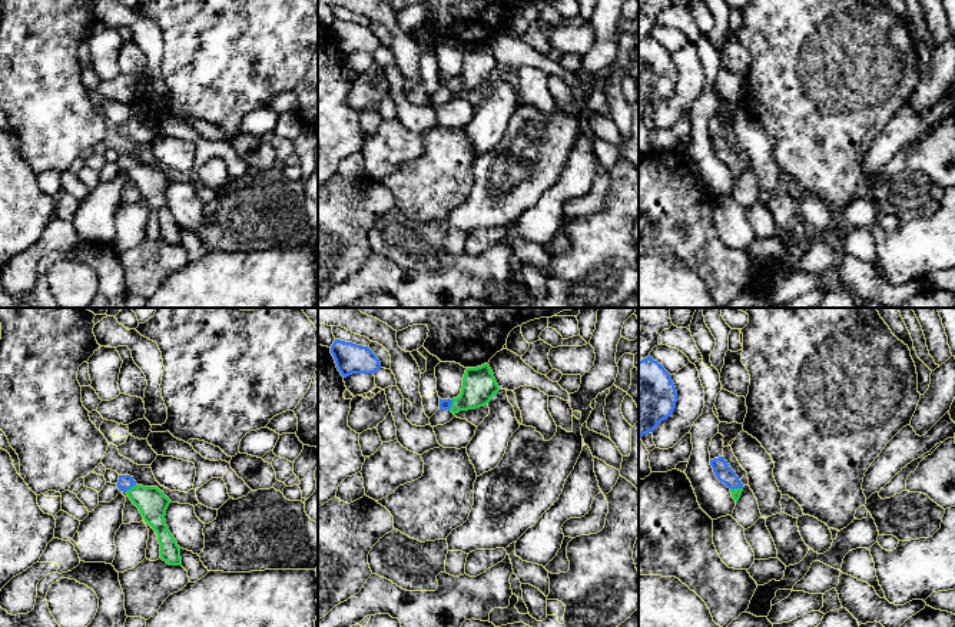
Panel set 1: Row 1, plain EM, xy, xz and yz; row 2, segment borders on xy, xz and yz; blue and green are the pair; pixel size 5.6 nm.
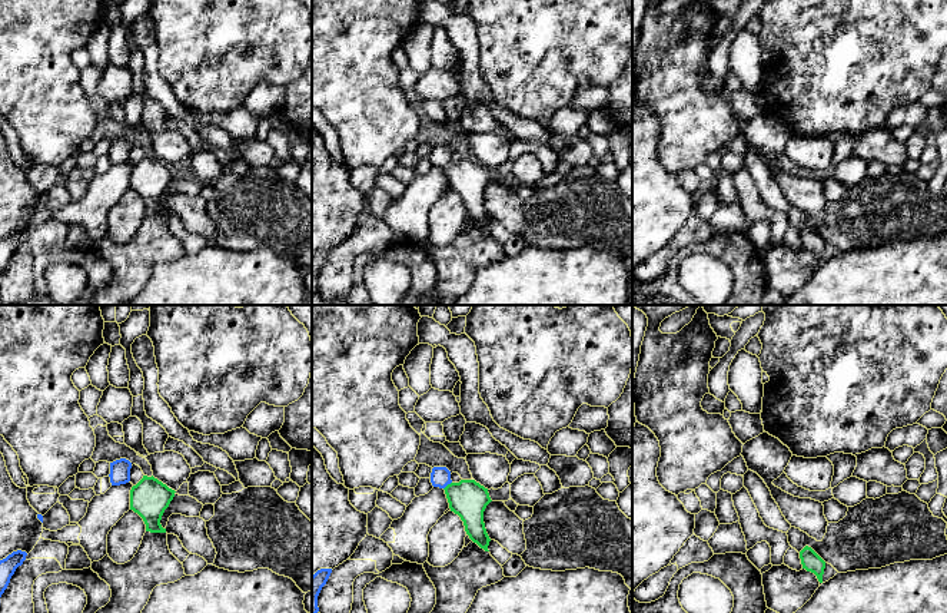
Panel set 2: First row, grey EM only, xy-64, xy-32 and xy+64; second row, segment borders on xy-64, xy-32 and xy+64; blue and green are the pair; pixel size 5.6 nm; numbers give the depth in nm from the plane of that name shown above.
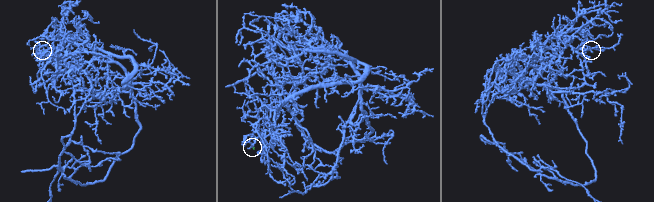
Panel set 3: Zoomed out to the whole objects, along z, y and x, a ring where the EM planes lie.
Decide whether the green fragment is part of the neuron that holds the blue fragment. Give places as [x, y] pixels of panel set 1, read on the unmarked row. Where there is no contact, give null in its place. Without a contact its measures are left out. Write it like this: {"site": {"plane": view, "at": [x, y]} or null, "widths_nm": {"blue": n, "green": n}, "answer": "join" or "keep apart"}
{"site": {"plane": "xz", "at": [451, 82]}, "widths_nm": {"blue": 60, "green": 190}, "answer": "join"}

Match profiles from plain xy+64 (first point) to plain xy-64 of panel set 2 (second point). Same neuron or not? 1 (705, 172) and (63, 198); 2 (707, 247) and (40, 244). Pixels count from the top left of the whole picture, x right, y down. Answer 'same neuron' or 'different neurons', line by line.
1: different neurons
2: different neurons

